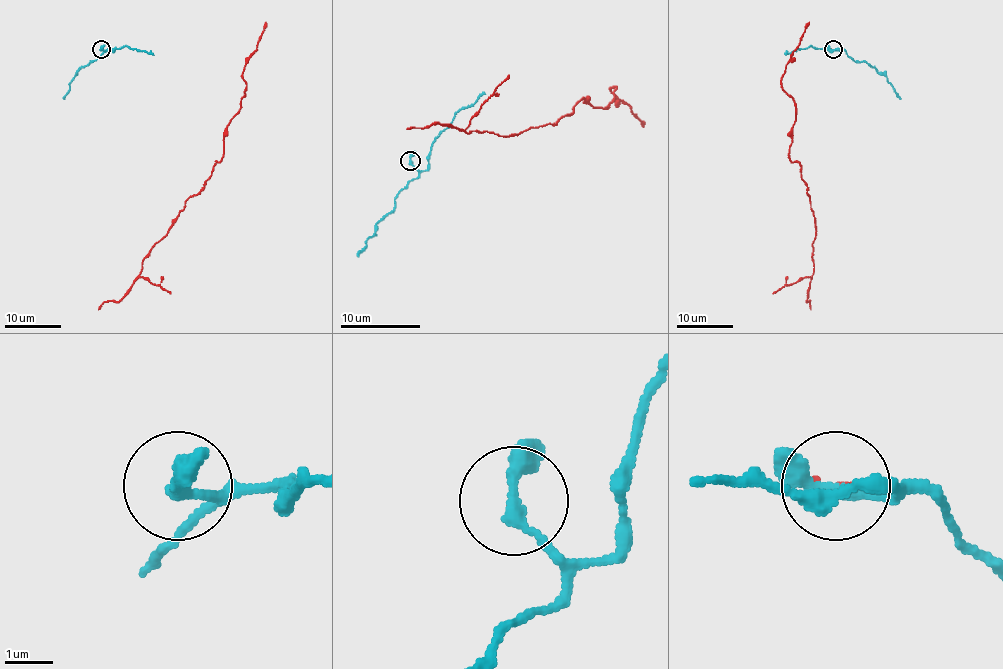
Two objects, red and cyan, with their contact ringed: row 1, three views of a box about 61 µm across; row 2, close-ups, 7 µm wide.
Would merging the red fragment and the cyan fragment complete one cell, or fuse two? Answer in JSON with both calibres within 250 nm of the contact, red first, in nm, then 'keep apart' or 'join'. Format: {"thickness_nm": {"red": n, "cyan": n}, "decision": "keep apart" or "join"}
{"thickness_nm": {"red": 80, "cyan": 280}, "decision": "keep apart"}

